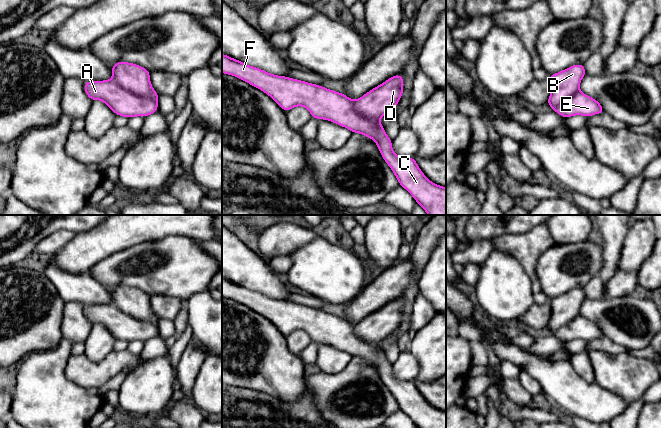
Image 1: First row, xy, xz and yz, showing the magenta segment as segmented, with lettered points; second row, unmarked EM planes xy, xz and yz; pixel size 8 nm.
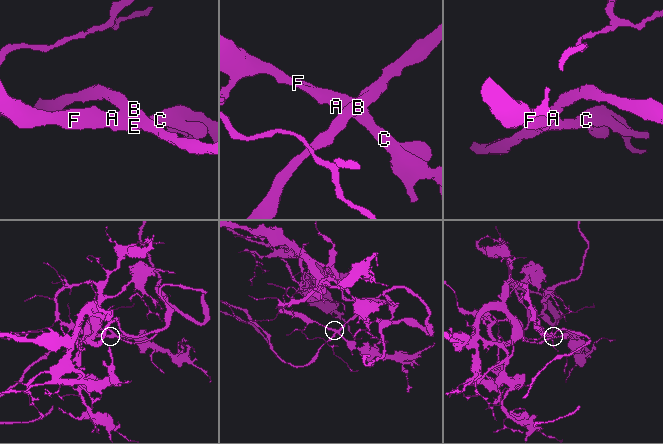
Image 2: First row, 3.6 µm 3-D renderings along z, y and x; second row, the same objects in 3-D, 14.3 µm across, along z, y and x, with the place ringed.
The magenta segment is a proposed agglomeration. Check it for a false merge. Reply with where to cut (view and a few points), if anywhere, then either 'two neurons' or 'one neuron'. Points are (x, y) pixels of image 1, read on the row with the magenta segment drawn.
cut in xy along (112, 79), (127, 90), (156, 101); two neurons

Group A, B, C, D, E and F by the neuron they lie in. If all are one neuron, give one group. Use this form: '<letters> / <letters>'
A C E F / B D

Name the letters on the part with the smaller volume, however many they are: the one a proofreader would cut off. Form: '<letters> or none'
B, D

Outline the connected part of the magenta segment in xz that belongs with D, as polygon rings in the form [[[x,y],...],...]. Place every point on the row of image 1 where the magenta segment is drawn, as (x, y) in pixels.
[[[396,74],[355,101],[355,110],[367,117],[381,119],[392,111],[403,95],[403,76]]]

